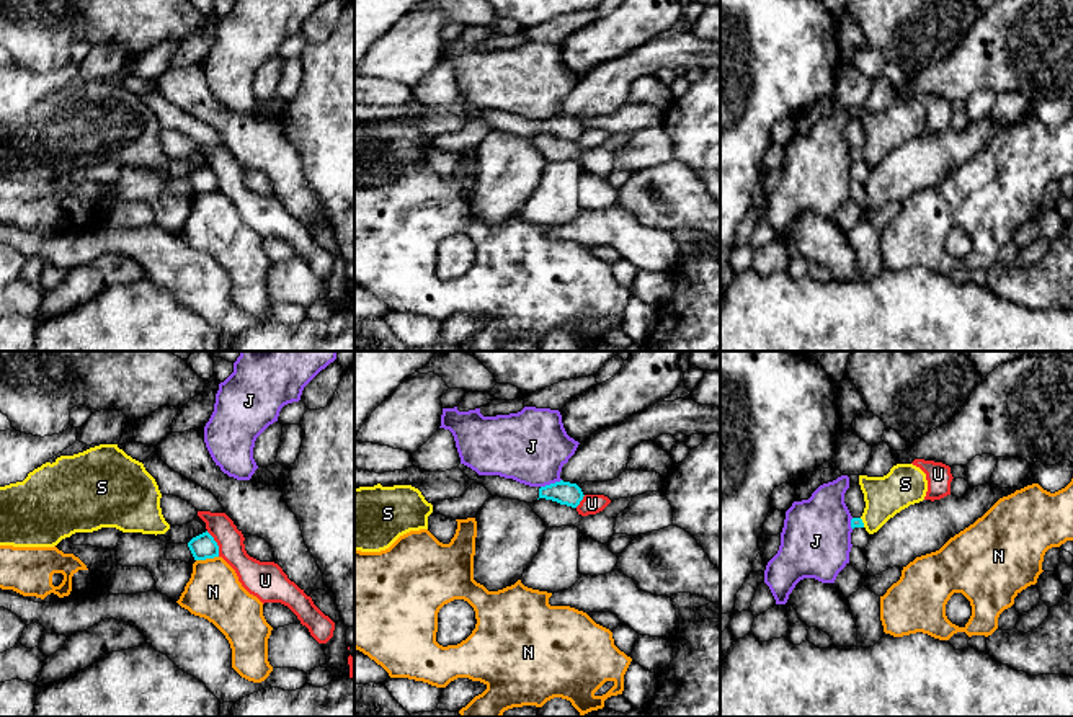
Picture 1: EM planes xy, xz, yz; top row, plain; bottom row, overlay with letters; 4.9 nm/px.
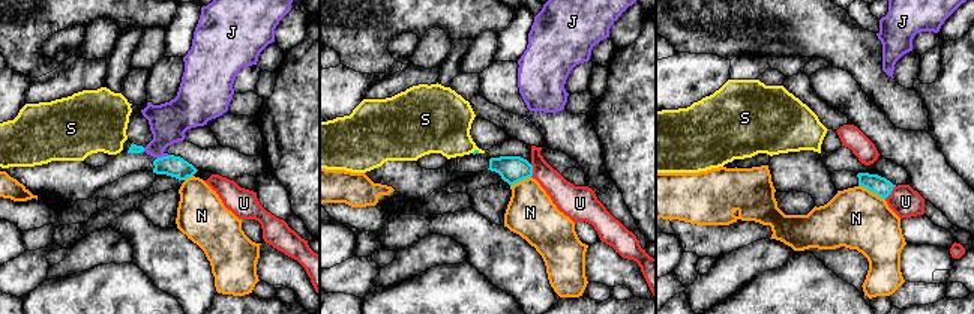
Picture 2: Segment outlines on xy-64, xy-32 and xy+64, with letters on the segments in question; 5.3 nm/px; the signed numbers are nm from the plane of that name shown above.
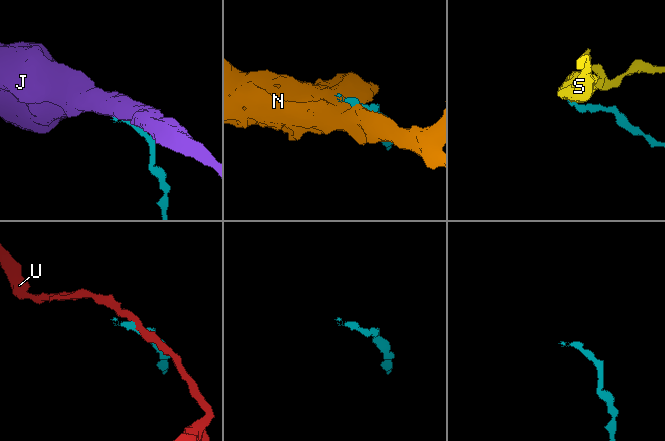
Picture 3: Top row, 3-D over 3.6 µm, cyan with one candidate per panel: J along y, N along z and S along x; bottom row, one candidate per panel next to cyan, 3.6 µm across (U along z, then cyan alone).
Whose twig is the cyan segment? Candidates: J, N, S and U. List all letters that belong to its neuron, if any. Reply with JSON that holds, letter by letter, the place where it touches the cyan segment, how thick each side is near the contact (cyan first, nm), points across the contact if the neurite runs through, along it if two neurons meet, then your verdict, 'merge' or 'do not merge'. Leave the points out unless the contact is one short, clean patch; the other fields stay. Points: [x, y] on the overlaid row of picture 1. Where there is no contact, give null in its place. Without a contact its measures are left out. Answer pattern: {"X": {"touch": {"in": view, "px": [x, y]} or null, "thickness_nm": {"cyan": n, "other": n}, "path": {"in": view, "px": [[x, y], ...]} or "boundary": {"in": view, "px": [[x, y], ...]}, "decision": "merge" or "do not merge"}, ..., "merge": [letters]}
{"J": {"touch": {"in": "xz", "px": [551, 484]}, "thickness_nm": {"cyan": 110, "other": 360}, "boundary": {"in": "xz", "px": [[560, 479], [541, 487]]}, "decision": "do not merge"}, "N": {"touch": {"in": "xy", "px": [206, 557]}, "thickness_nm": {"cyan": 120, "other": 260}, "boundary": {"in": "xy", "px": [[218, 556], [196, 561]]}, "decision": "do not merge"}, "S": {"touch": {"in": "yz", "px": [863, 523]}, "thickness_nm": {"cyan": 50, "other": 200}, "boundary": {"in": "yz", "px": [[859, 518], [864, 526]]}, "decision": "do not merge"}, "U": {"touch": {"in": "xy", "px": [216, 544]}, "thickness_nm": {"cyan": 120, "other": 160}, "boundary": {"in": "xy", "px": [[206, 531], [216, 543], [219, 556]]}, "decision": "do not merge"}, "merge": []}

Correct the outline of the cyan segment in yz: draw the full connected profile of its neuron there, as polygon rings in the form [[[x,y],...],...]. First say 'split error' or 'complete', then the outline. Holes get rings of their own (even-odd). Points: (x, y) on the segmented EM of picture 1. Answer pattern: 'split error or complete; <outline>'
split error; [[[853,518],[851,519],[851,544],[853,547],[866,549],[870,539],[870,534],[866,531],[864,523],[861,518]]]

